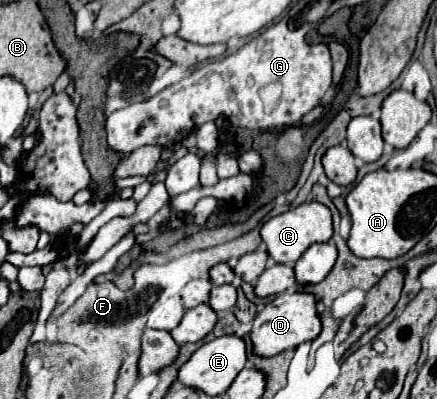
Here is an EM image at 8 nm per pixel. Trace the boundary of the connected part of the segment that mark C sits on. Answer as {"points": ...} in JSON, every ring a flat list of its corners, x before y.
{"points":[[303,202,297,208,291,208,279,216,269,218,261,226,261,238,267,244,267,252,275,262,295,264,301,254,315,242,329,242,333,236,333,218,331,210,321,202]]}

